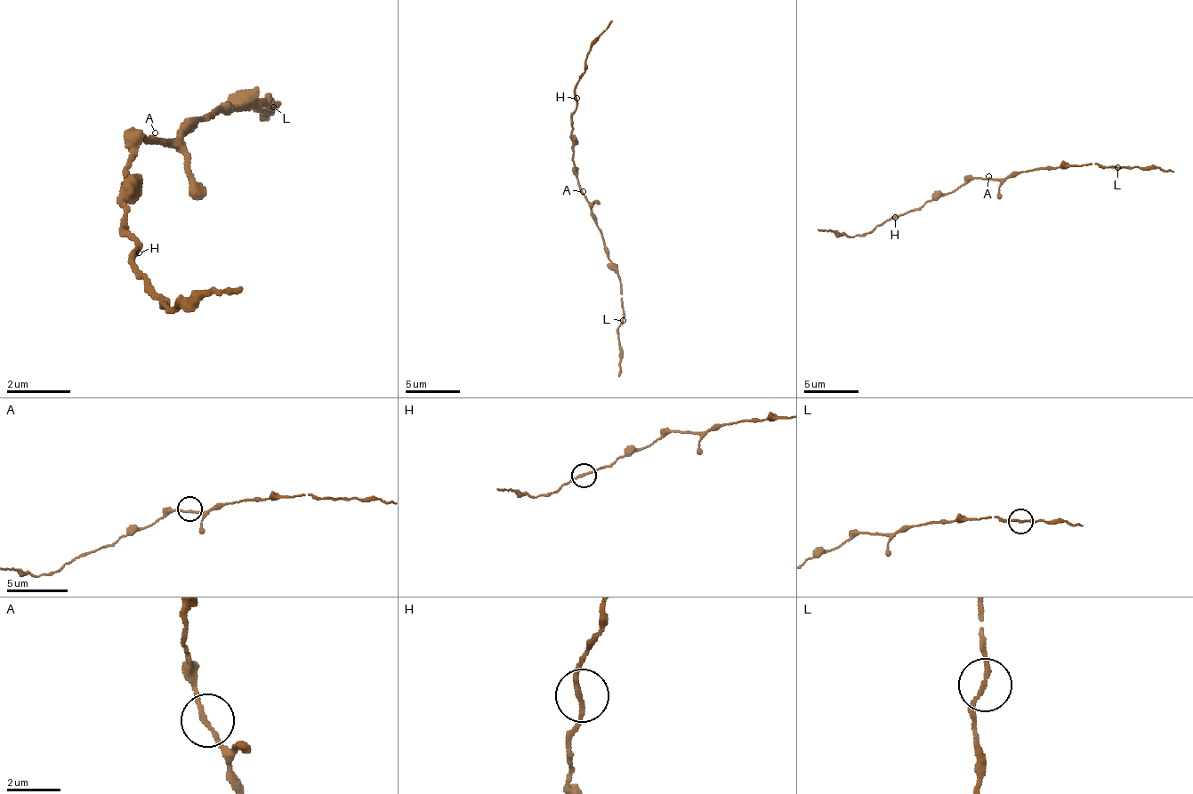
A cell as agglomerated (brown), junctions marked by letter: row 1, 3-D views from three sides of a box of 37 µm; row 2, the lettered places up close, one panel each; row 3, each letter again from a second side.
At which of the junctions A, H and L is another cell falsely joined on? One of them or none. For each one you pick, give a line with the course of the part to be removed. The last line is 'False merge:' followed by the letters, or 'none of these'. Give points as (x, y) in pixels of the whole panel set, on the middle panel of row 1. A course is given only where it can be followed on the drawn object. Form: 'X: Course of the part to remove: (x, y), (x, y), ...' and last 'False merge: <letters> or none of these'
False merge: none of these

